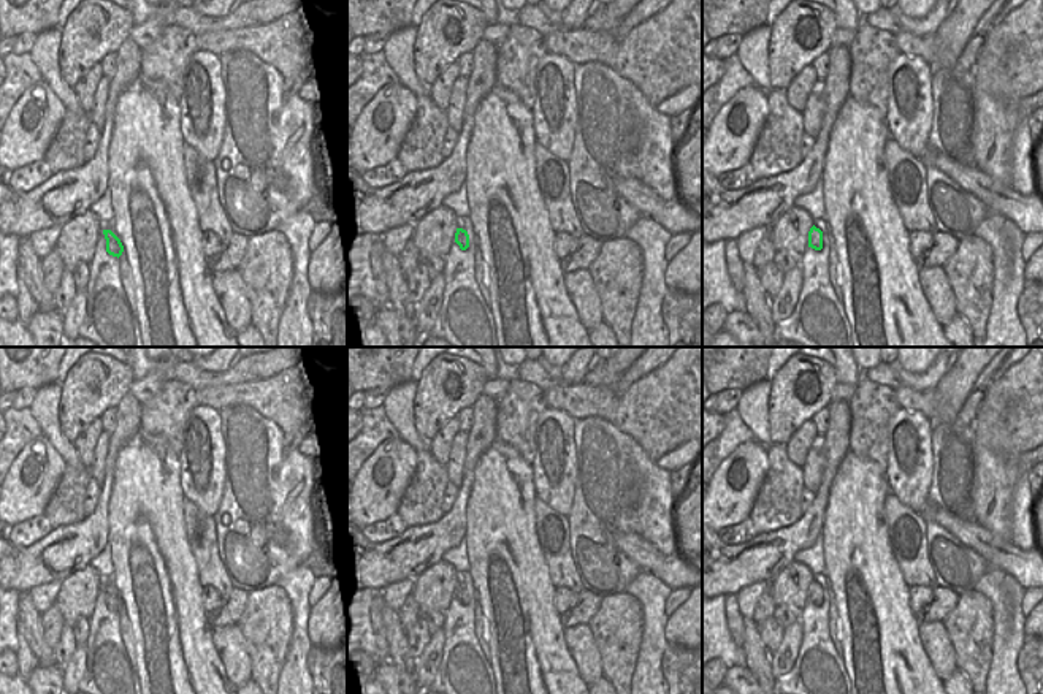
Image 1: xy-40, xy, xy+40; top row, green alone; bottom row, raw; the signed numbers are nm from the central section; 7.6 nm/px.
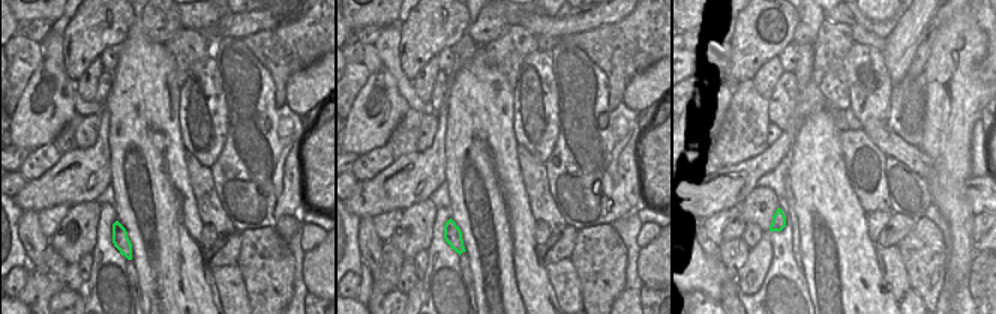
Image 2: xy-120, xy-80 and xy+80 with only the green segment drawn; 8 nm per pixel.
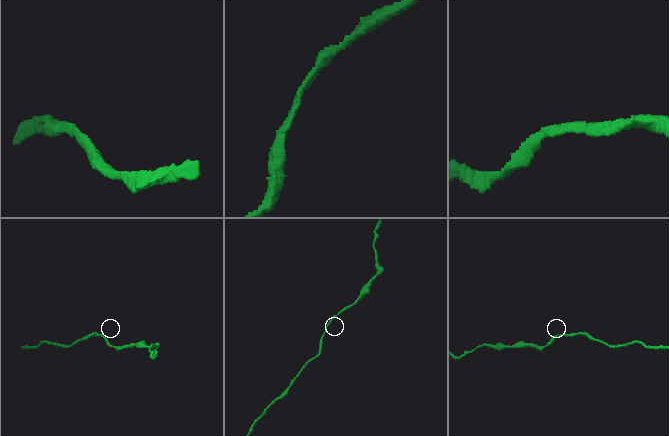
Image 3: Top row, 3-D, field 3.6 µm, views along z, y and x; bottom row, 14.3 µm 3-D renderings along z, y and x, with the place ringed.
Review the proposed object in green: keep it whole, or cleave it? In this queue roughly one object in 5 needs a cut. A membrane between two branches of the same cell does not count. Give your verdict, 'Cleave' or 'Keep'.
Keep.

